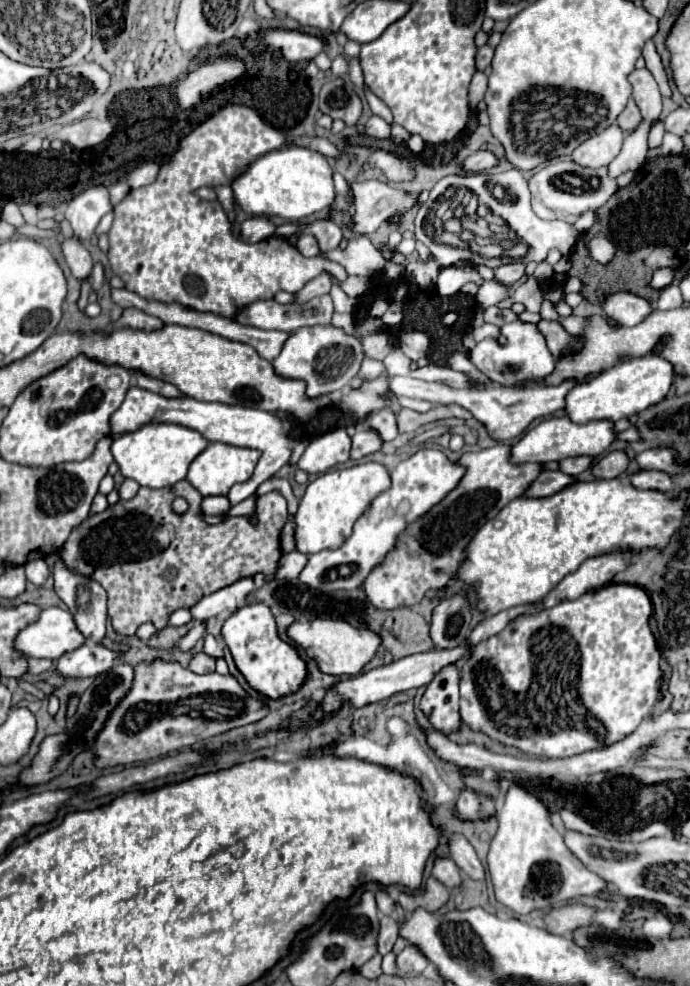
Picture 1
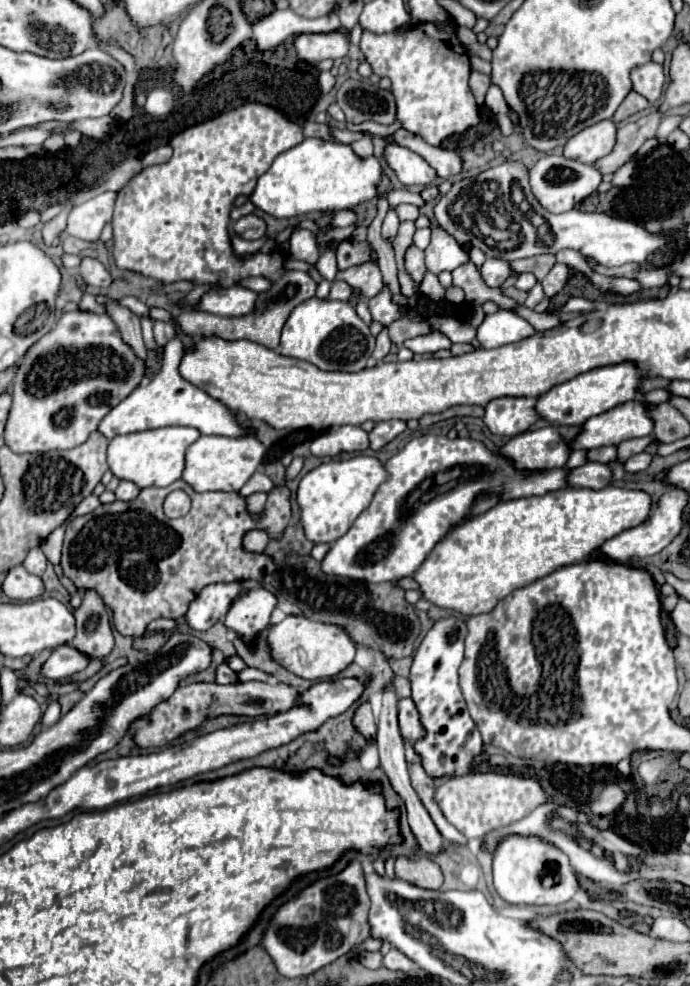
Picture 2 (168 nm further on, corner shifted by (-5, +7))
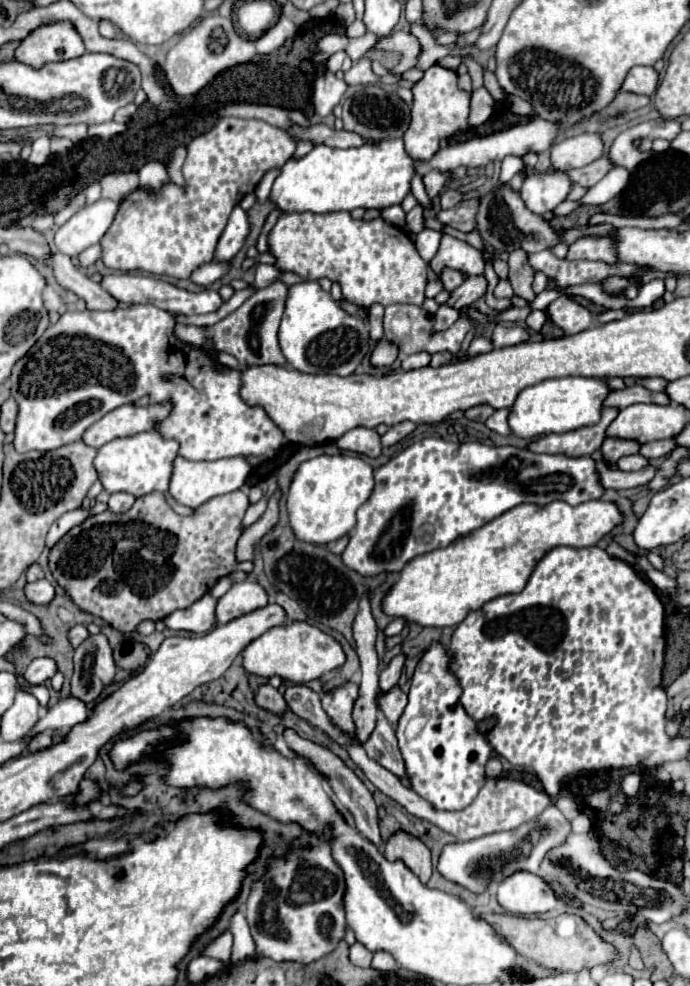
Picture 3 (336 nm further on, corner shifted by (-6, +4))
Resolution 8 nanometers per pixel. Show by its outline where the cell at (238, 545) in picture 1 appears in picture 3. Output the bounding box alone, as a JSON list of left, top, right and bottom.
[49,491,253,633]

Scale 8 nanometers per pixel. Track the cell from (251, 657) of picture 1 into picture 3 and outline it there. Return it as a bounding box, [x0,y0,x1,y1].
[217,581,269,625]

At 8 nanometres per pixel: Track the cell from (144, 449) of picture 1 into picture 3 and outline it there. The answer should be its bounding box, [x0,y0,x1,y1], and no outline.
[95,431,179,497]

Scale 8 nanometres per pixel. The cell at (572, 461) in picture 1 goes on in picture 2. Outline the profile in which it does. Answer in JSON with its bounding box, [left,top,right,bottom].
[588,446,618,464]

